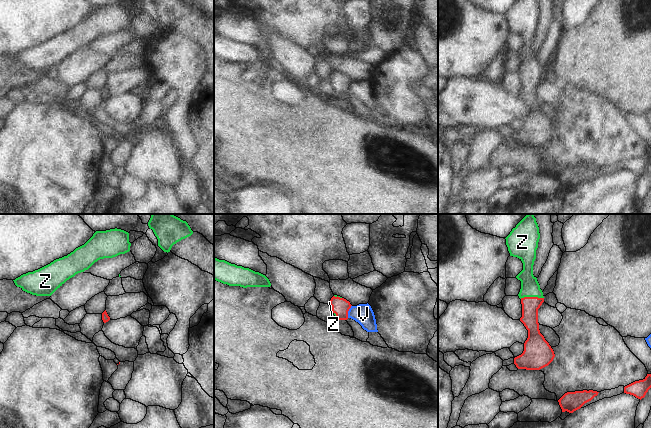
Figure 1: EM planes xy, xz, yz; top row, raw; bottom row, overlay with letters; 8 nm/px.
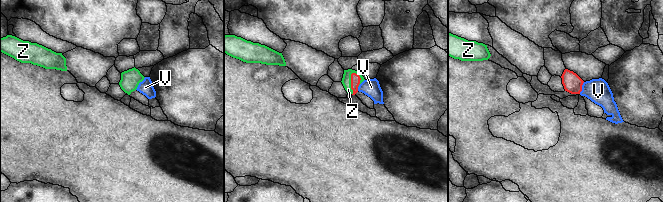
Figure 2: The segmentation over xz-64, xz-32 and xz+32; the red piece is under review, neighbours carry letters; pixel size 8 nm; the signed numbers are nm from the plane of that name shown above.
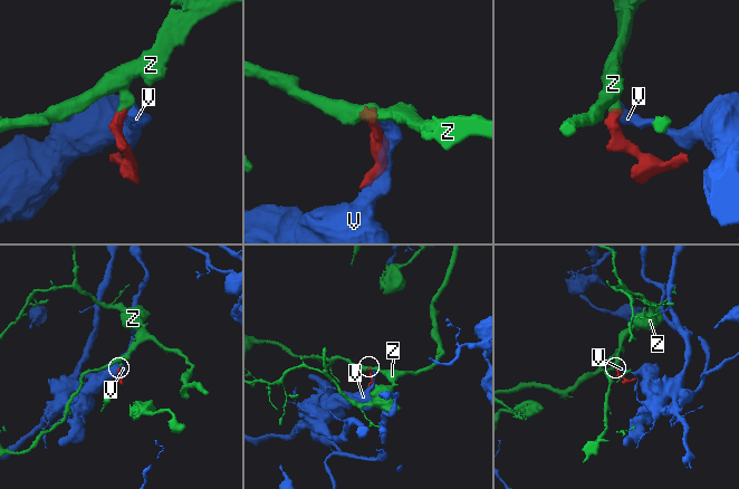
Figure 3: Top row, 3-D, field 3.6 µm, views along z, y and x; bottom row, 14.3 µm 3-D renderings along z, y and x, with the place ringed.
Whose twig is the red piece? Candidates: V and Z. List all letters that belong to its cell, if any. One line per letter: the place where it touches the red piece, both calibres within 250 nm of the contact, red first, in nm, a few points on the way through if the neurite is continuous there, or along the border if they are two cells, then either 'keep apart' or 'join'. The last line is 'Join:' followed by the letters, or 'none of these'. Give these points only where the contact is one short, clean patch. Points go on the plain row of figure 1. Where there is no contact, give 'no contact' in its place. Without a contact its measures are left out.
V: contact xz (348, 86); calibres 140 and 160 nm; keep apart
Z: contact yz (531, 73); calibres 140 and 150 nm; way yz (530, 81), (531, 73), (530, 63); join
Join: Z

